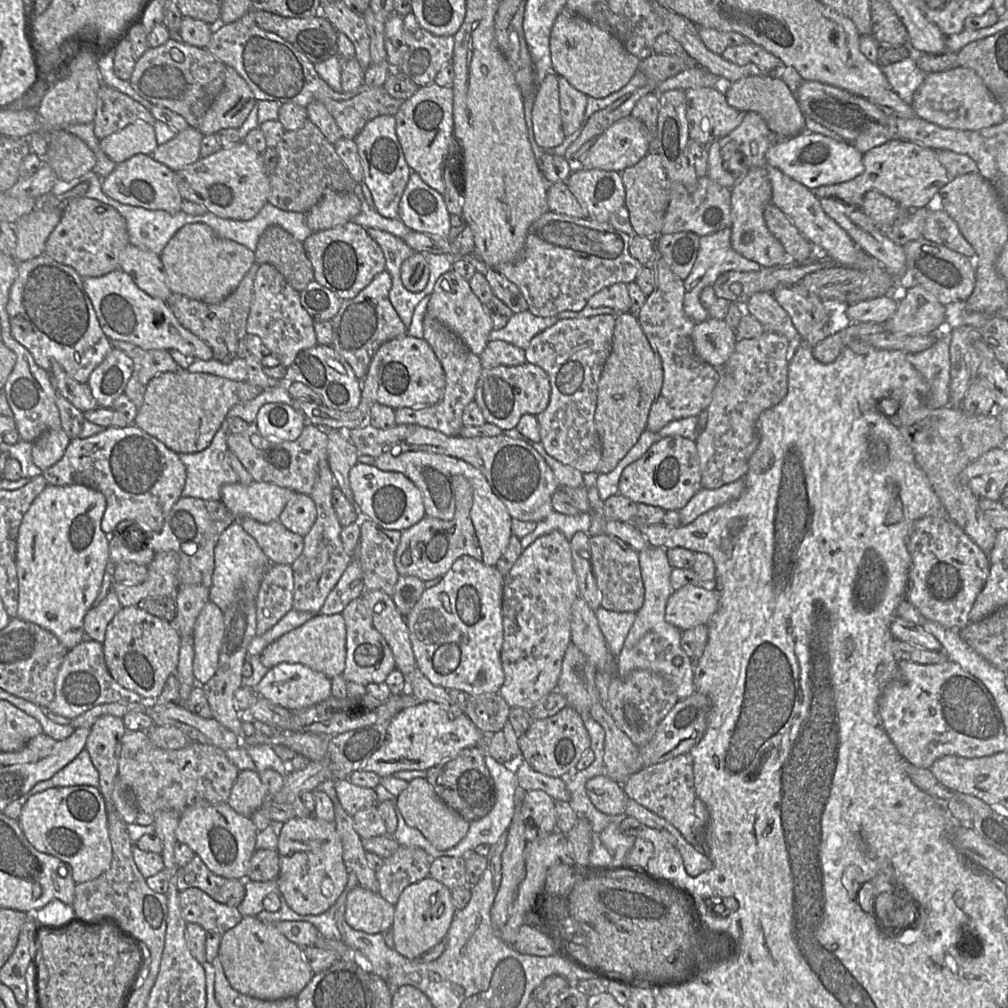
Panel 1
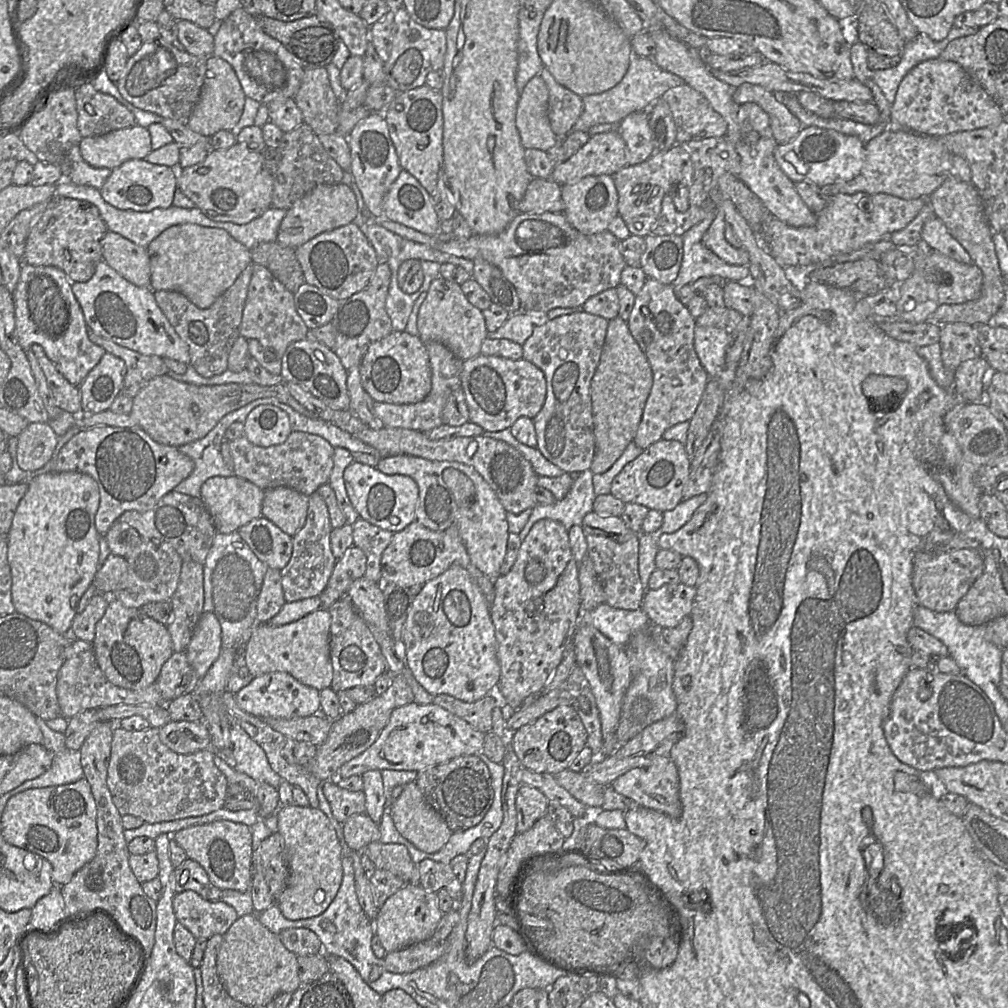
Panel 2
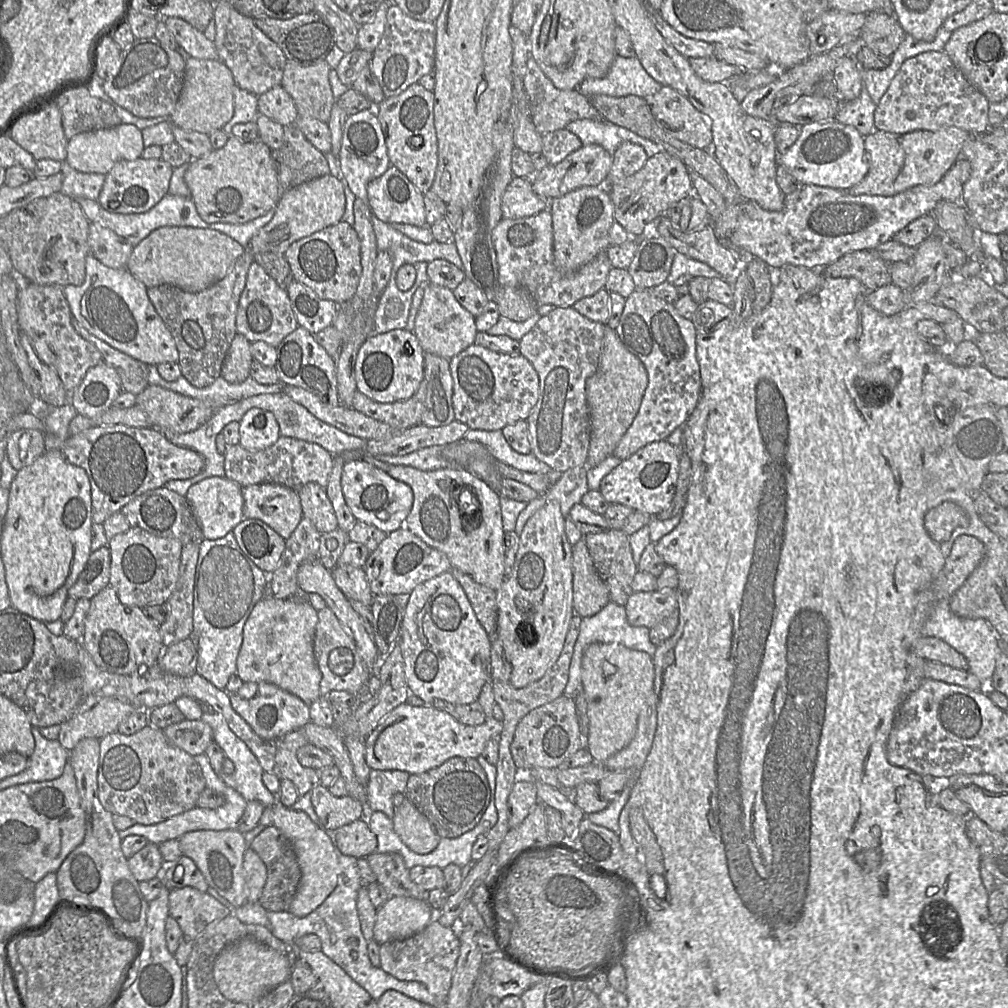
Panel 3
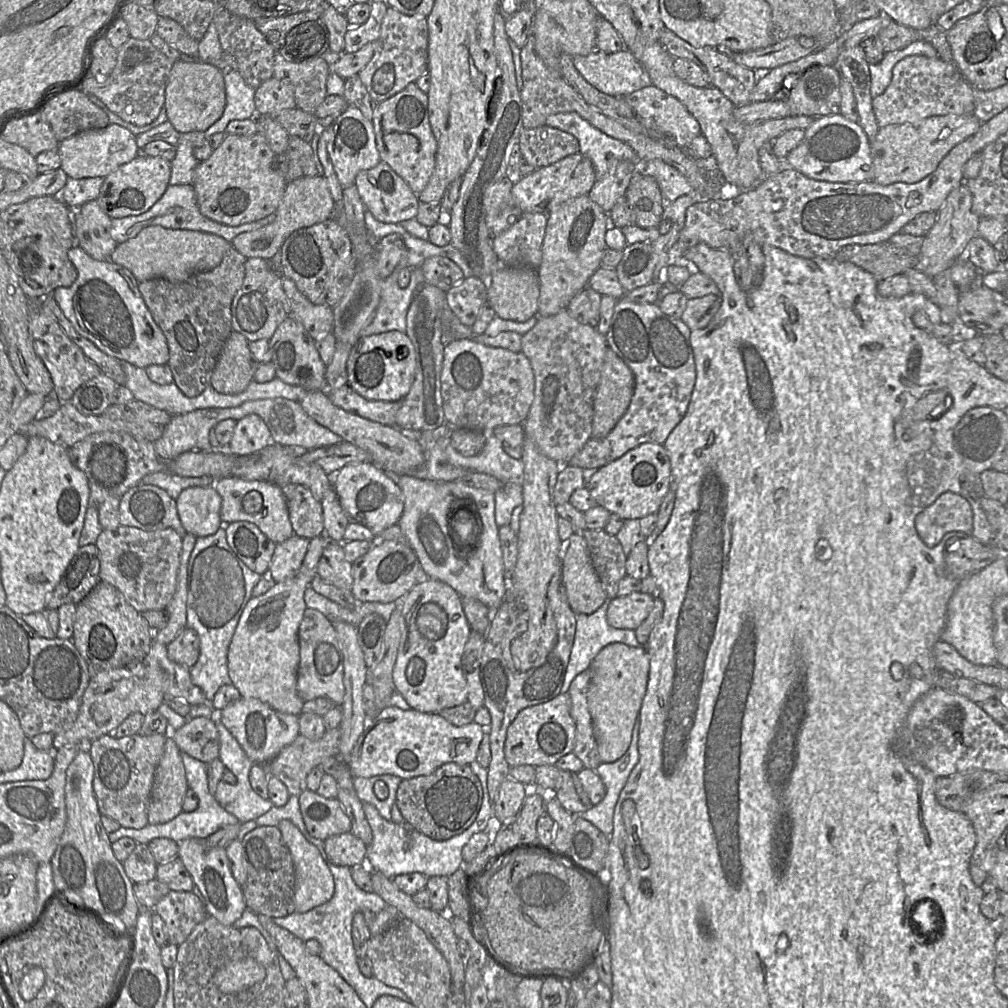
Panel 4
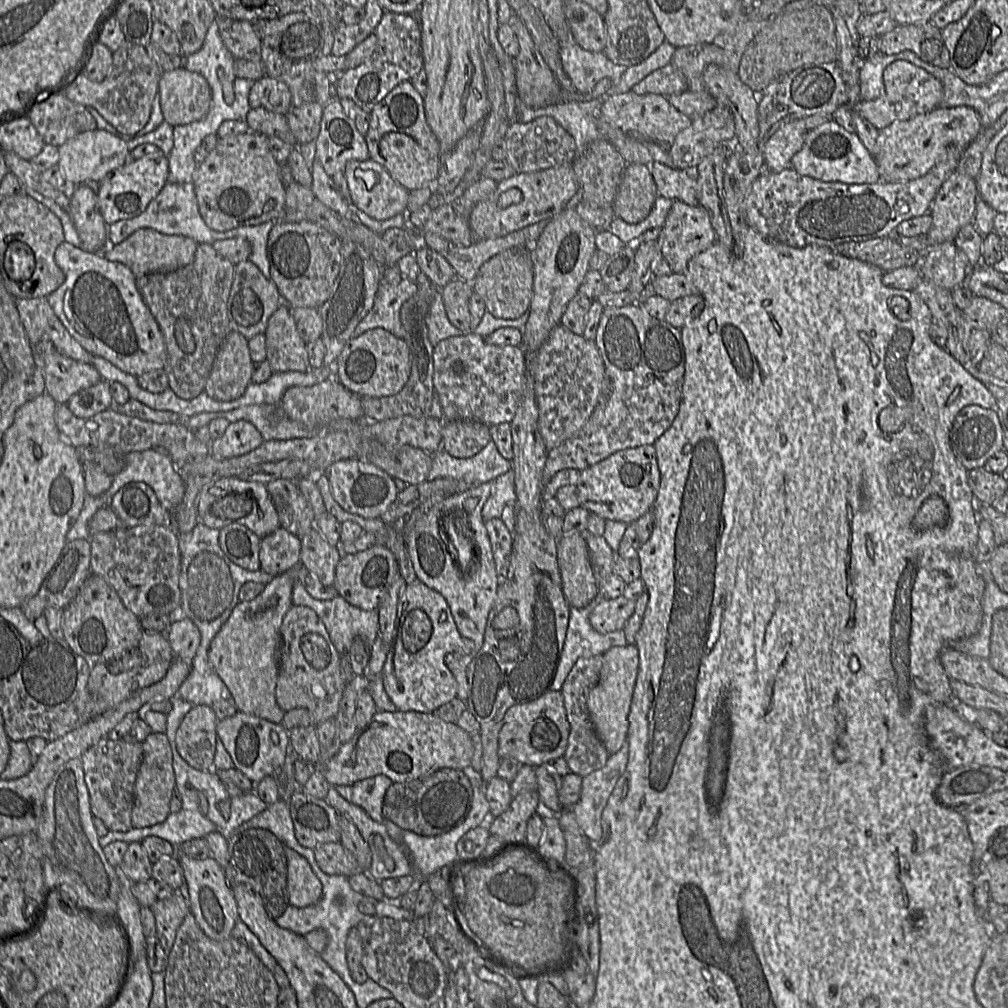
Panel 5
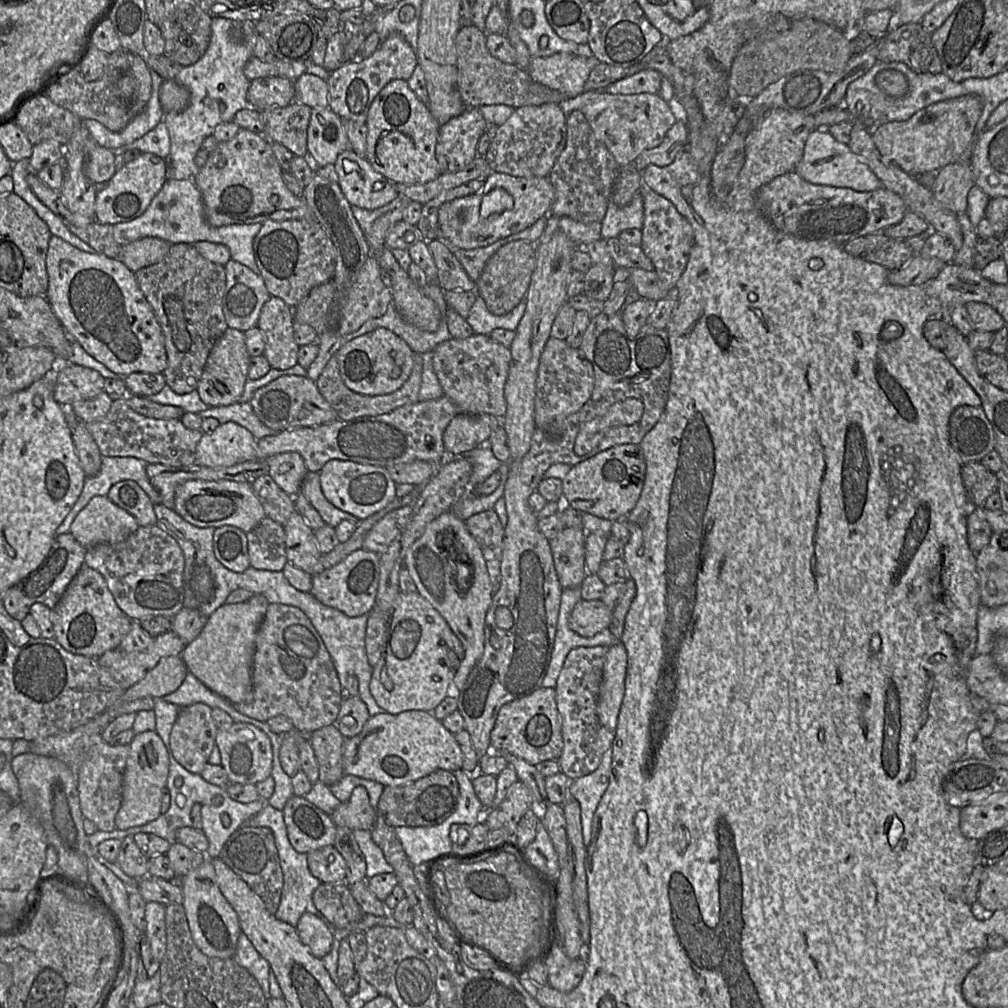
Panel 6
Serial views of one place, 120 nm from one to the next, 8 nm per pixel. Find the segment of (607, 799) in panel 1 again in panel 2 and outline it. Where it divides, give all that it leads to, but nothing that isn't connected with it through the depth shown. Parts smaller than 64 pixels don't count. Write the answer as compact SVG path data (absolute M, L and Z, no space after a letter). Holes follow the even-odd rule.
M568 769L552 775L558 785L567 790L586 807L600 808L603 803L604 787L610 787L610 785L599 785L590 778L585 777L582 773Z

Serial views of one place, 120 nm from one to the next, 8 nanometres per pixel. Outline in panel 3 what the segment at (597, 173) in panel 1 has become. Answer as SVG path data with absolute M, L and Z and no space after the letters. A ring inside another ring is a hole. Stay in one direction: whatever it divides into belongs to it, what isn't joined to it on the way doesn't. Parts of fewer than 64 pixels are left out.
M599 186L575 189L549 204L553 226L553 256L555 267L563 274L571 274L594 259L610 244L609 232L615 222L610 193Z

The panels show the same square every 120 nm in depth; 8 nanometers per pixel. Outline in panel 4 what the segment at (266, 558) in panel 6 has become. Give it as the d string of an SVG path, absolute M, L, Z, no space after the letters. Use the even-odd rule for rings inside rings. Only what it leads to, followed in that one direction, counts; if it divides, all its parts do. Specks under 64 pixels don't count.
M293 534L284 542L276 544L268 569L275 582L292 578L300 569L308 550L307 538Z

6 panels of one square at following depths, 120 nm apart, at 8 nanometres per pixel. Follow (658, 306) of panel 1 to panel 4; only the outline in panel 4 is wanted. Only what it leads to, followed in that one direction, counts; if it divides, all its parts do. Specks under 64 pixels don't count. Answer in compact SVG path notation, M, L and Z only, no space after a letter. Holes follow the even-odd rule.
M617 301L605 334L610 348L631 370L634 390L630 404L604 438L590 438L565 465L599 469L644 443L664 444L684 417L696 380L691 330L680 319L664 314L656 303Z

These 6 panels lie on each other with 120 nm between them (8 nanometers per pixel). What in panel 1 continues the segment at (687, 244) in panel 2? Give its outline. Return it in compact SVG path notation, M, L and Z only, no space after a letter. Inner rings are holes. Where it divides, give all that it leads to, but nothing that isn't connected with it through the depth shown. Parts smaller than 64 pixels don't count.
M726 228L712 234L700 236L697 258L690 273L683 280L683 309L686 316L695 324L705 321L709 317L708 311L700 302L700 294L704 288L711 287L721 273L727 271L754 272L761 268L758 263L746 259L732 248L731 235L731 229Z

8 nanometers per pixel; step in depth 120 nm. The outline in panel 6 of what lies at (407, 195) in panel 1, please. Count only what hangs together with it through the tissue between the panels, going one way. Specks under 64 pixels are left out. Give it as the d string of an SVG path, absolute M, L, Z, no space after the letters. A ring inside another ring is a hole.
M351 149L340 153L334 166L339 177L338 184L352 206L374 210L390 203L399 196L395 183L375 171L366 157L359 157Z

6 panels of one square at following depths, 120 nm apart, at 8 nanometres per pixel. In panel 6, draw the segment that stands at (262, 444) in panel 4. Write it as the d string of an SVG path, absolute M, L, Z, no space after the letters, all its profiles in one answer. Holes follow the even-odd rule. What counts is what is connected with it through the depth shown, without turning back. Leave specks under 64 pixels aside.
M235 422L220 424L218 428L208 434L203 434L197 445L195 465L211 468L224 468L239 463L258 459L258 440L252 433Z

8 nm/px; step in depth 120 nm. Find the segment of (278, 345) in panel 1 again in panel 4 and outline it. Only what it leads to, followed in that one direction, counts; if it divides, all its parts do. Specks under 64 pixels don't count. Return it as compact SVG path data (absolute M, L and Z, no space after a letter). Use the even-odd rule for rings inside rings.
M247 259L243 284L233 299L231 309L234 331L243 334L249 342L270 340L278 326L290 315L288 300L282 287L282 275L266 259Z

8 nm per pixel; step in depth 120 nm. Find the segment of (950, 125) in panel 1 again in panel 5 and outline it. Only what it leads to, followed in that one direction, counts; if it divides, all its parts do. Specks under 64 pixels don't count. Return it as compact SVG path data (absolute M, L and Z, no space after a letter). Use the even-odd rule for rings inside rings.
M905 60L888 65L883 72L884 93L874 100L862 100L851 106L854 112L868 120L878 130L893 122L910 120L940 106L943 97L941 82L926 70Z

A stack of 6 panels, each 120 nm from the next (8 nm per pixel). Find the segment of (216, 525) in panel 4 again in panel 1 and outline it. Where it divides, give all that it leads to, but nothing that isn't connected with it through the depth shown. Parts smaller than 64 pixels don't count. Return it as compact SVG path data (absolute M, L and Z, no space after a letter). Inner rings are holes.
M228 483L222 486L220 501L236 520L250 517L261 523L278 520L295 491L272 483Z

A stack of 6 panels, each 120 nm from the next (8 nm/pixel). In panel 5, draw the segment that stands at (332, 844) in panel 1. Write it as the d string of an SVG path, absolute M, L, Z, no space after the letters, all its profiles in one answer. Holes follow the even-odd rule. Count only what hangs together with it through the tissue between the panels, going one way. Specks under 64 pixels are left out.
M285 847L285 855L289 904L300 908L316 904L322 897L322 883L309 862L289 847Z

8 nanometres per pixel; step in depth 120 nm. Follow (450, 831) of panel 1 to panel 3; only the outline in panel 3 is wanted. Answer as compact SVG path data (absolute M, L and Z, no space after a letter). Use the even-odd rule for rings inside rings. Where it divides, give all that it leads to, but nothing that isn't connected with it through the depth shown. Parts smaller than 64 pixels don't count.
M404 798L403 803L399 807L395 807L393 823L394 830L402 842L417 854L432 852L441 840L441 837L436 833L429 820L407 798Z

